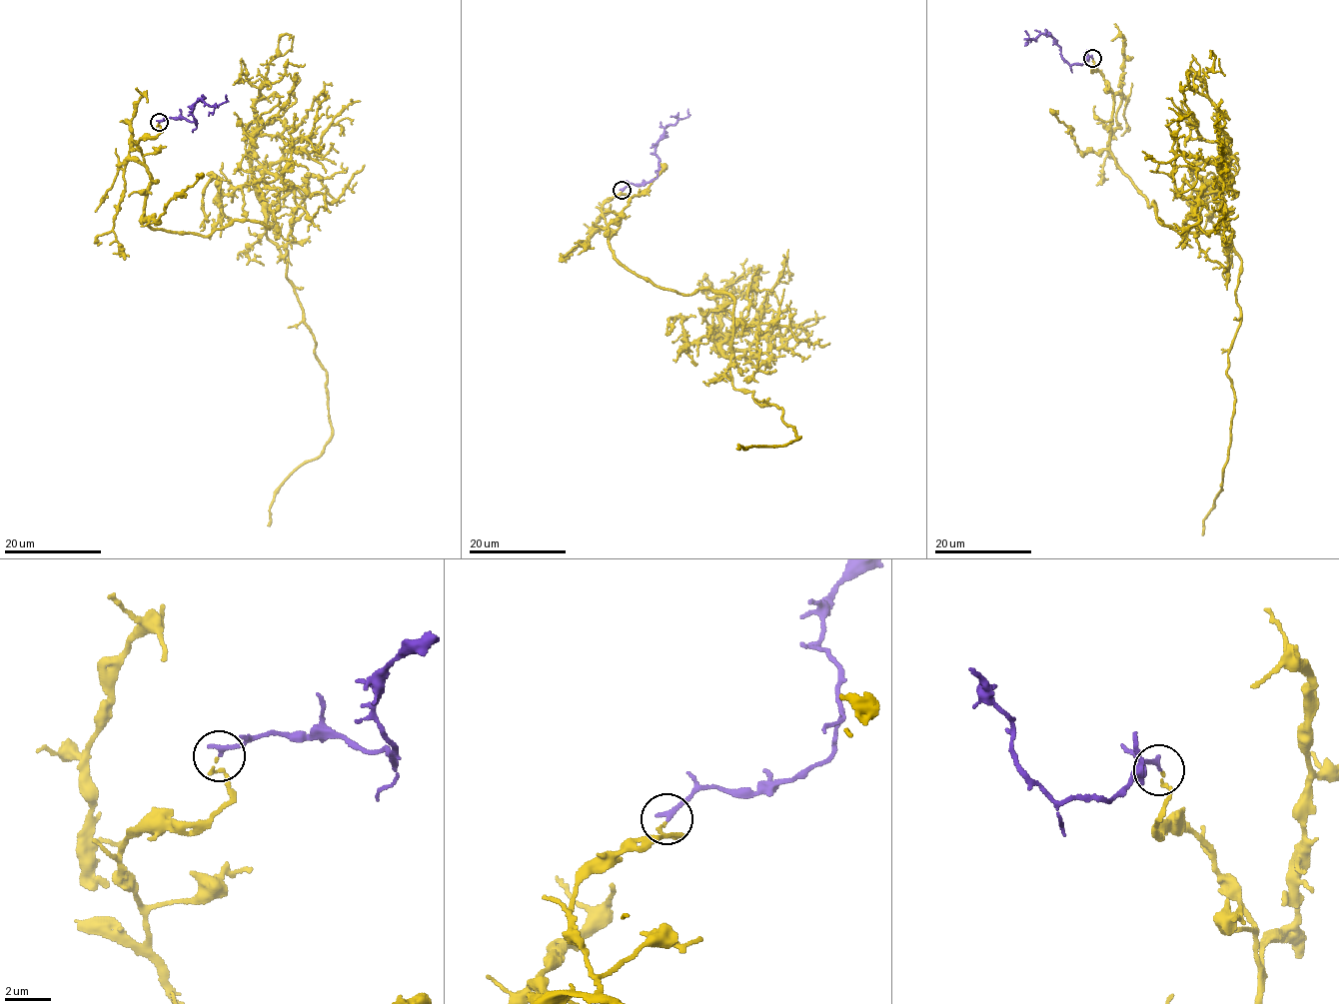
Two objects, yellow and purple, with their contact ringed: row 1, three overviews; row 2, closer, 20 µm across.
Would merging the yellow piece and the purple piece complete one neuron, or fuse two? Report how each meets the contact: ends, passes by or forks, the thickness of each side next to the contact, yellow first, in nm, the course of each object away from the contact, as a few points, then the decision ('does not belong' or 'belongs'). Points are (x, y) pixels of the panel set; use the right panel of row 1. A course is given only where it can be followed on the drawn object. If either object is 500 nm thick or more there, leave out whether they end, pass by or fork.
yellow ends; purple ends; calibres 110 and 220 nm; course yellow (1092, 58), (1112, 95), (1116, 165), (1165, 225), (1219, 232), (1241, 260), (1230, 447), (1202, 534); course purple (1092, 58), (1087, 55), (1080, 65), (1070, 65), (1056, 39), (1042, 33), (1030, 40), (1025, 30); belongs

